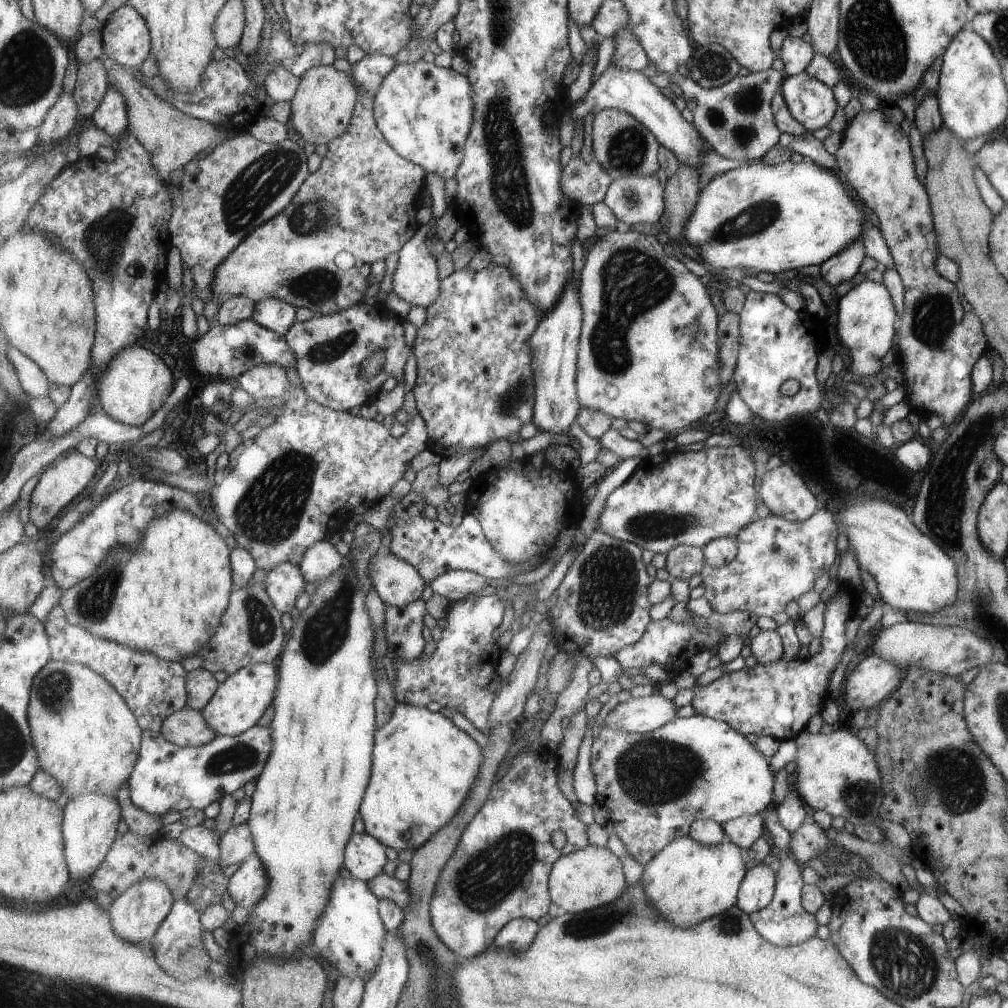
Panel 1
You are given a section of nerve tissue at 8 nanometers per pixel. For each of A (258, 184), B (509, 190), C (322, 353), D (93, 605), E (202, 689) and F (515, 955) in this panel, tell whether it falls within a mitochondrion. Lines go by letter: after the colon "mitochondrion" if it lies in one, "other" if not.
A: mitochondrion
B: mitochondrion
C: mitochondrion
D: mitochondrion
E: other
F: other

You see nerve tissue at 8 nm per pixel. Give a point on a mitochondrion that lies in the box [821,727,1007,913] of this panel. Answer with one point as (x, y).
(955, 784)

